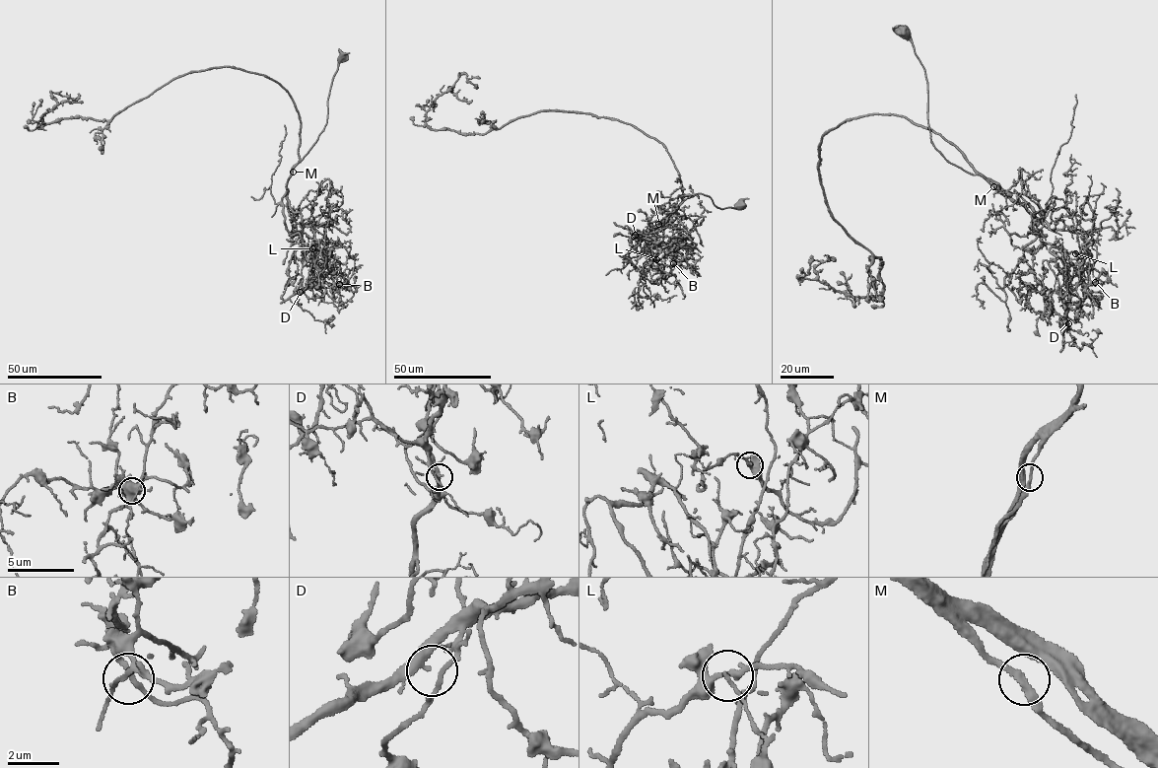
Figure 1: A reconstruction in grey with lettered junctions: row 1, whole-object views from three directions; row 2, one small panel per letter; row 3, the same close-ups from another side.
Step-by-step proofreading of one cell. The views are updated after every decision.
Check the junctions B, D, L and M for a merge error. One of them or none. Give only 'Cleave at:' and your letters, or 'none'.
Cleave at: L

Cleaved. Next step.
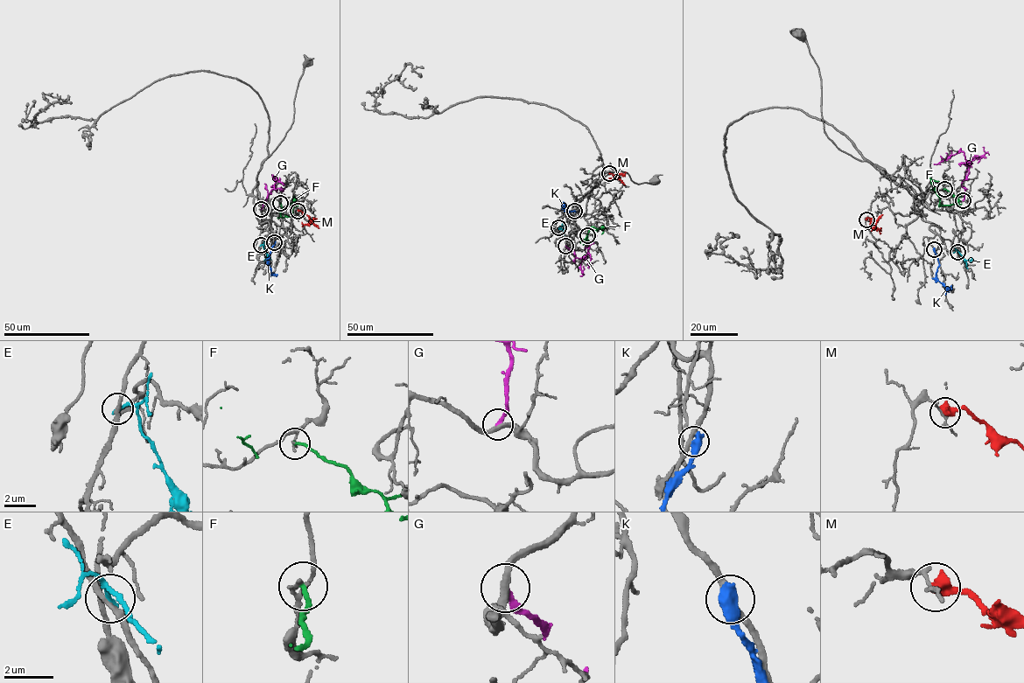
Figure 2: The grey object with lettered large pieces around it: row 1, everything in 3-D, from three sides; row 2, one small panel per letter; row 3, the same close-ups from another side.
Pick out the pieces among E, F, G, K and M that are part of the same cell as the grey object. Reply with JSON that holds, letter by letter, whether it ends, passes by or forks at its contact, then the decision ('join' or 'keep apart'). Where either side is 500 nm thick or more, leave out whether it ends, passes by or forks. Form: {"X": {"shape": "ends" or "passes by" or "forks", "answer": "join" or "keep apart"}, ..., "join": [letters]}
{"E": {"shape": "ends", "answer": "keep apart"}, "F": {"shape": "ends", "answer": "keep apart"}, "G": {"shape": "ends", "answer": "keep apart"}, "K": {"answer": "keep apart"}, "M": {"answer": "keep apart"}, "join": []}

